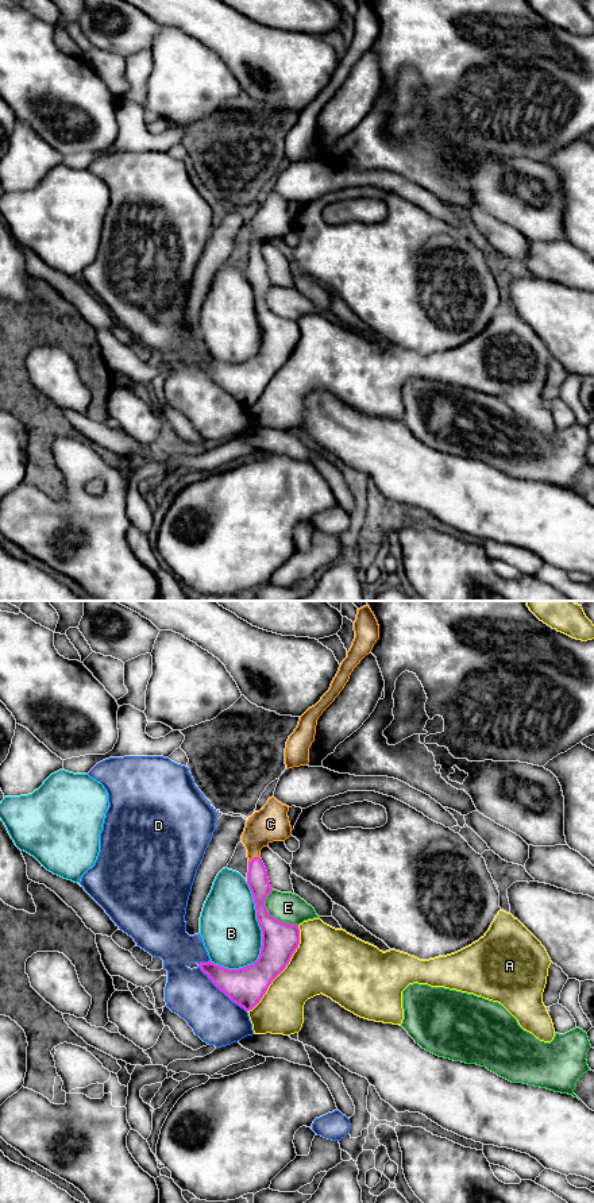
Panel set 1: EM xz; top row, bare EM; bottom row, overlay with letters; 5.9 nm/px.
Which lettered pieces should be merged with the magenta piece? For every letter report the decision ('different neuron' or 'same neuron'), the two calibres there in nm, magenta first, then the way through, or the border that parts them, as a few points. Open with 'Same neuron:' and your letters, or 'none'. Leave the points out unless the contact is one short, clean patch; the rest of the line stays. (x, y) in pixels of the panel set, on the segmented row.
Same neuron: C
A: different neuron; calibres 220 and 360 nm
B: different neuron; calibres 220 and 340 nm
C: same neuron; calibres 130 and 220 nm; way xz (258, 882), (254, 858), (254, 840), (270, 824)
D: different neuron; calibres 220 and 300 nm
E: different neuron; calibres 220 and 180 nm

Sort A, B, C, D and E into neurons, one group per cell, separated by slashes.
A / B / C / D / E

